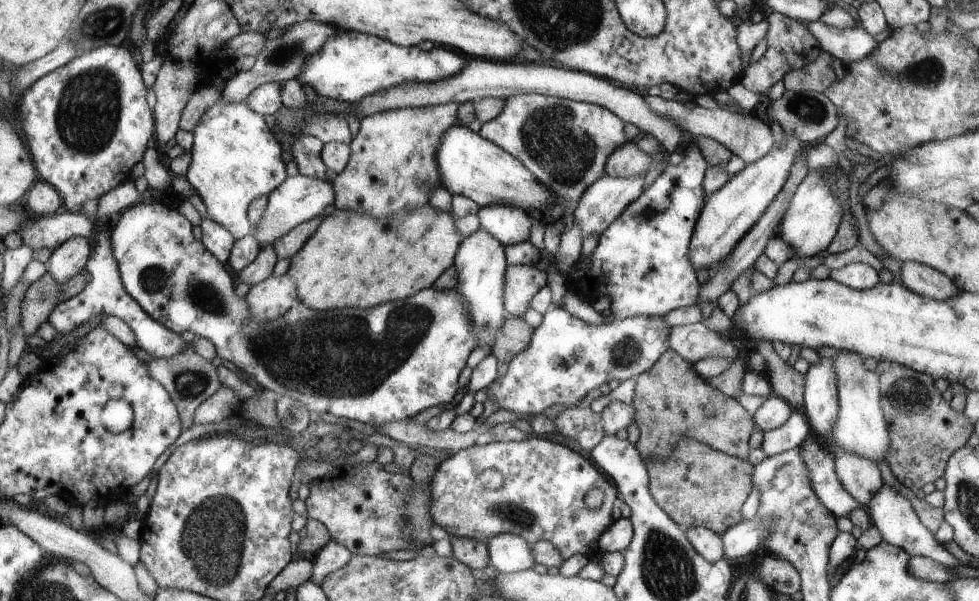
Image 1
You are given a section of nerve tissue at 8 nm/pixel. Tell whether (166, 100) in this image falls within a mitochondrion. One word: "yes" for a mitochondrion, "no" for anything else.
no

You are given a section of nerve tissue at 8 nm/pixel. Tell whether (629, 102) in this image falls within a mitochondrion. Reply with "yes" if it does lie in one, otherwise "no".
no

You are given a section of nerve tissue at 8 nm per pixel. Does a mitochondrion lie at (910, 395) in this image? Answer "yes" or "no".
yes

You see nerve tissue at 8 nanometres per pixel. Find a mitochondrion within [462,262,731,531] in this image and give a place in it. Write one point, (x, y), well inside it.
(628, 351)

